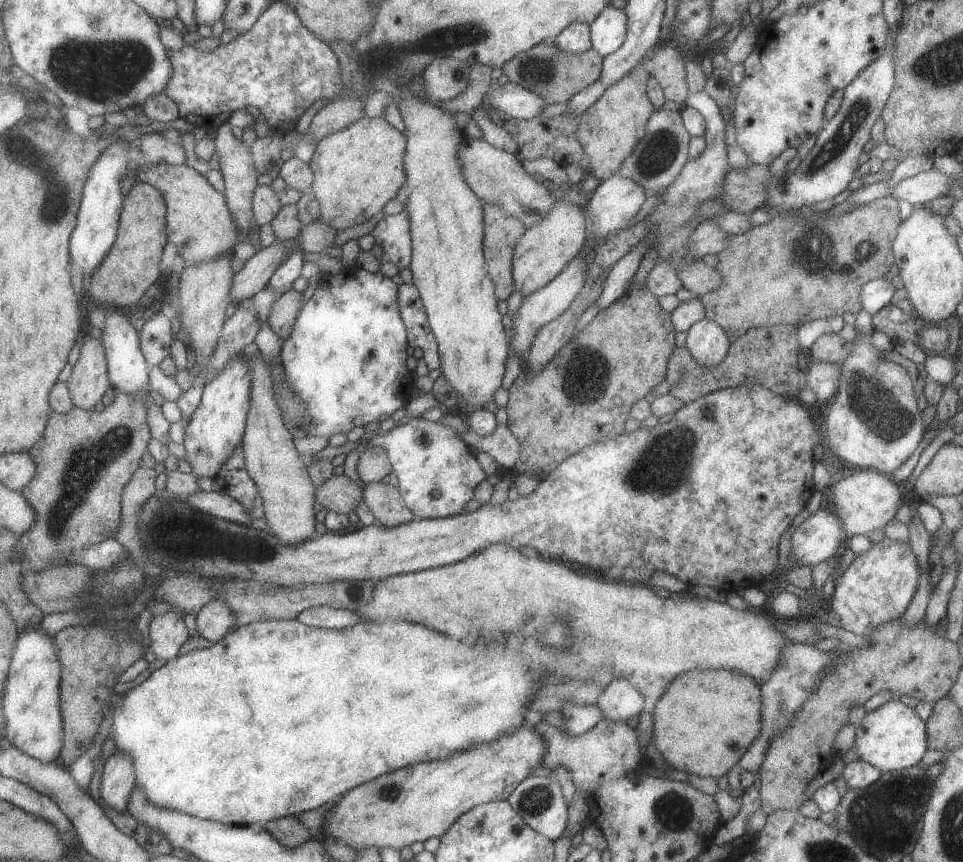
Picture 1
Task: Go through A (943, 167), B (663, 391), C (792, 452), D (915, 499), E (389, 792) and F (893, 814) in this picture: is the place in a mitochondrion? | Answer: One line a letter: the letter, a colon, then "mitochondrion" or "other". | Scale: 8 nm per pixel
A: other
B: other
C: other
D: other
E: other
F: mitochondrion

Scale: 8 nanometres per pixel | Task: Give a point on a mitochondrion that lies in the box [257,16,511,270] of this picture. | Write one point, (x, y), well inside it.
(452, 38)

